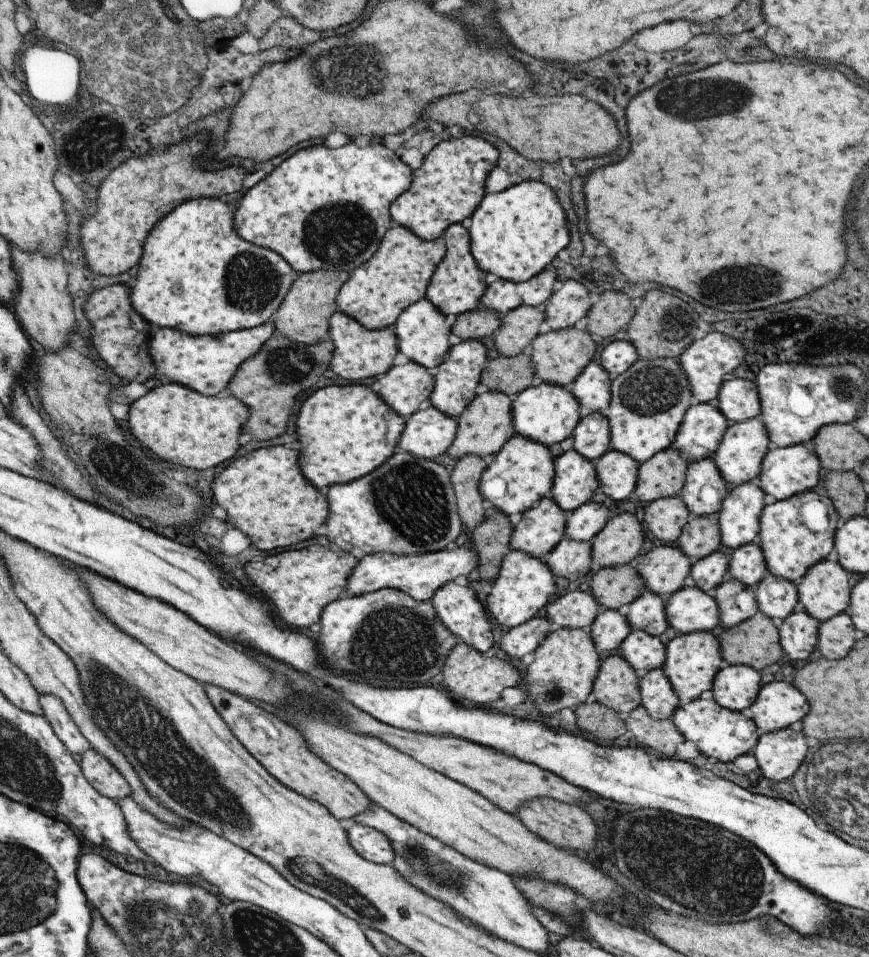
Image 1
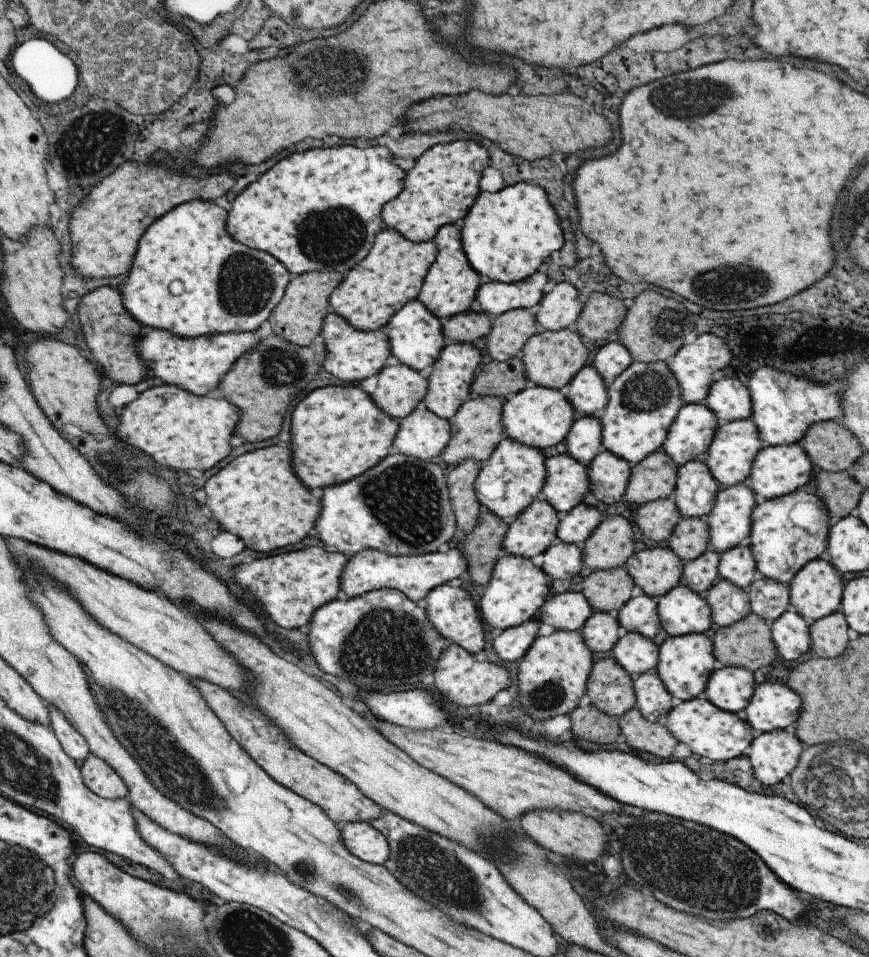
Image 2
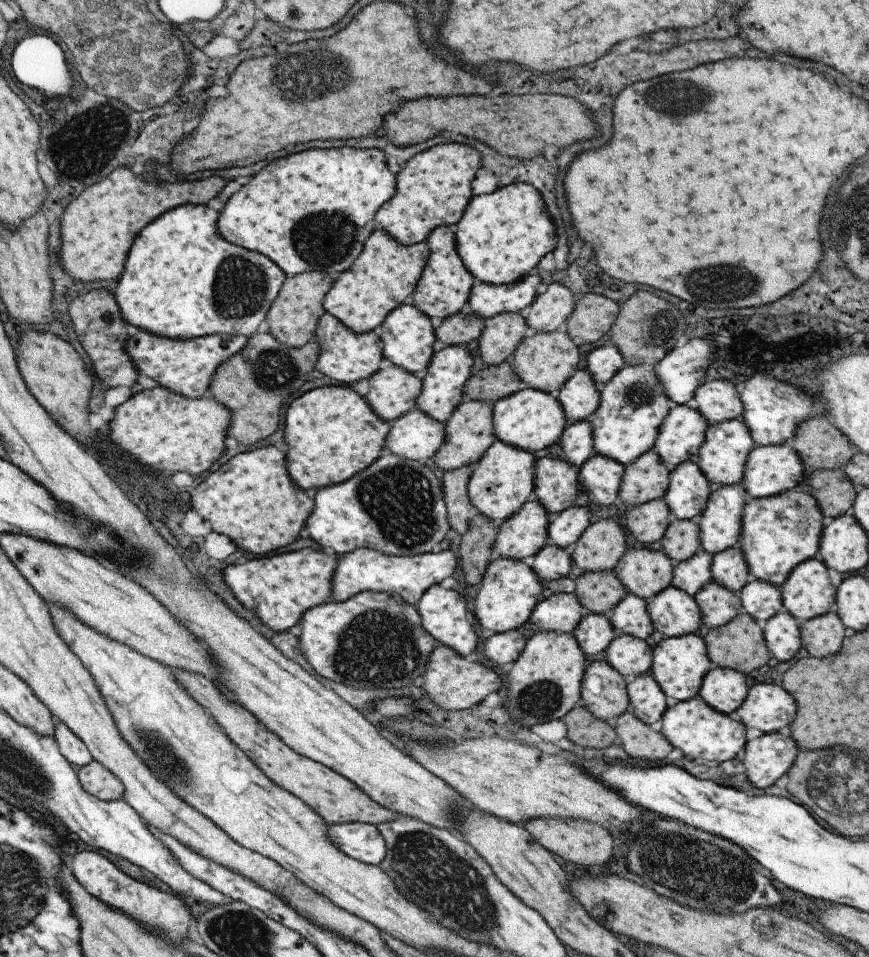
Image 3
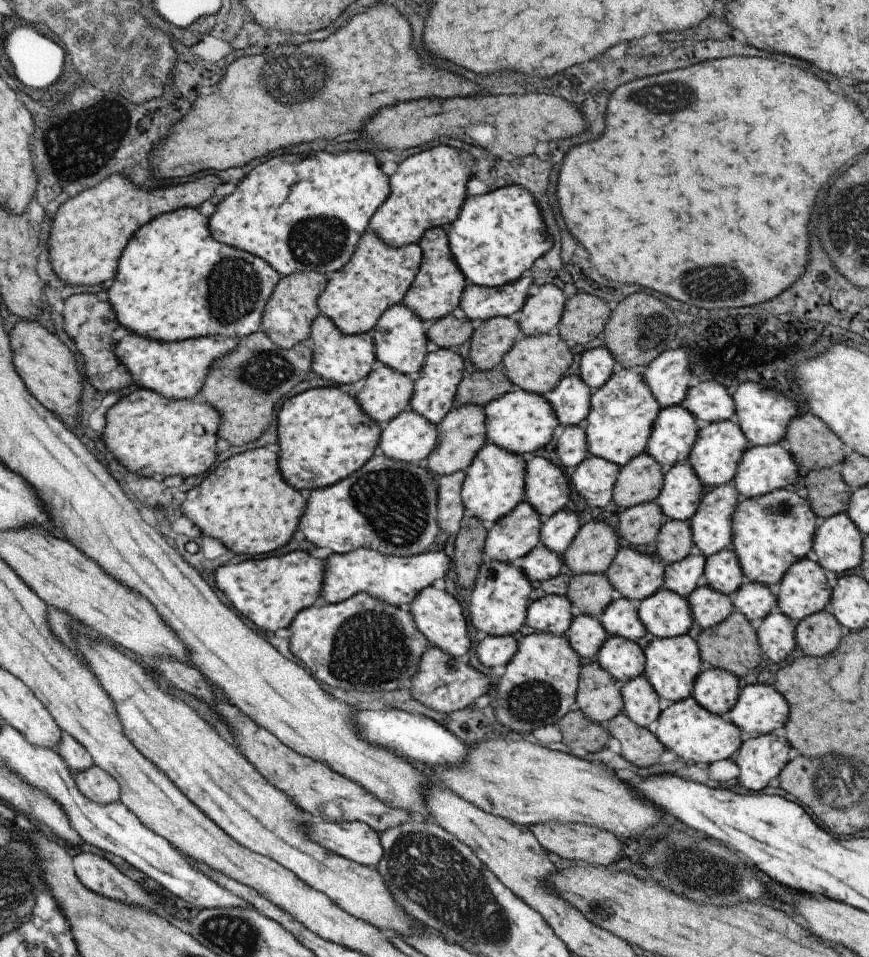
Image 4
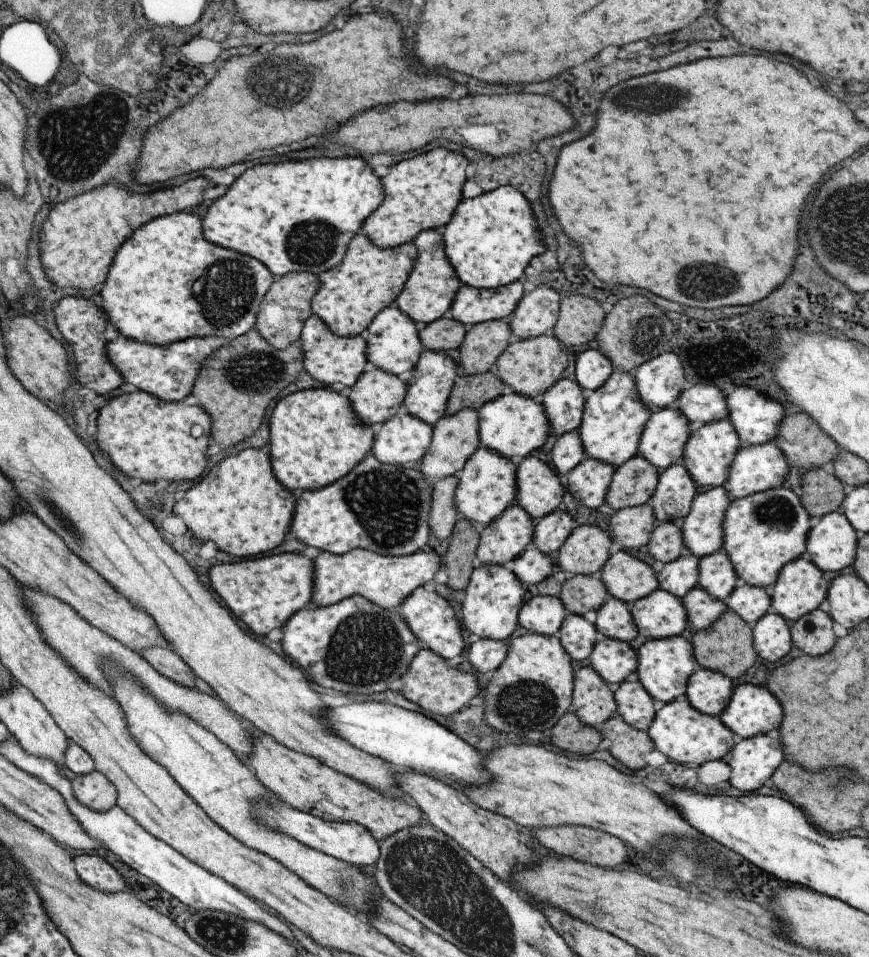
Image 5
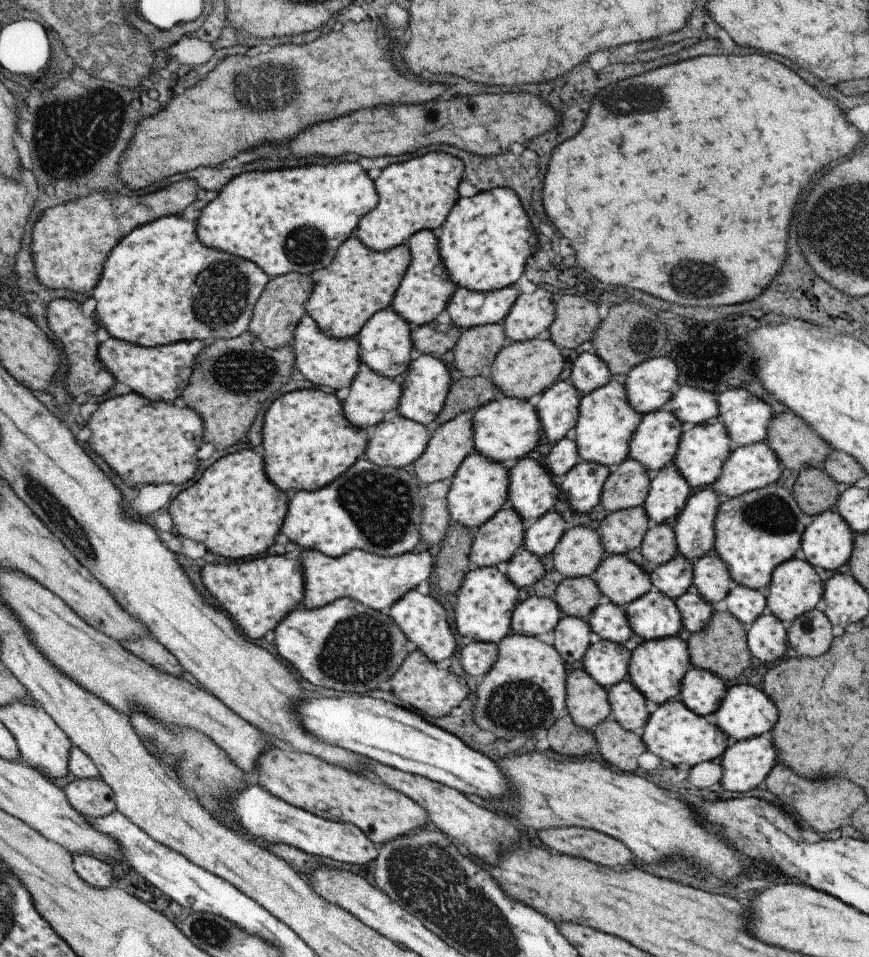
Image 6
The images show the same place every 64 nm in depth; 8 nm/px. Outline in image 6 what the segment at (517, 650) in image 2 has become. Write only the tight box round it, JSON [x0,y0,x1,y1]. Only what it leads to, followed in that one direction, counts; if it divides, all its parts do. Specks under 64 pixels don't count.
[459,641,497,678]

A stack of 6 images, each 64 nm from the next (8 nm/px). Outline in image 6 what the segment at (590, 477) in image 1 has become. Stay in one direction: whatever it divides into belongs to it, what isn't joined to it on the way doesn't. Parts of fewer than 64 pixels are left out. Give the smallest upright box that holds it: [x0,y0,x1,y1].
[507,457,560,527]

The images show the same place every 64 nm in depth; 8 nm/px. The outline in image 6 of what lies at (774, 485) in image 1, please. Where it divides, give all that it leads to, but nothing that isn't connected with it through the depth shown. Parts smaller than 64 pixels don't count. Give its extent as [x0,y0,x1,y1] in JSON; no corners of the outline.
[710,442,783,498]

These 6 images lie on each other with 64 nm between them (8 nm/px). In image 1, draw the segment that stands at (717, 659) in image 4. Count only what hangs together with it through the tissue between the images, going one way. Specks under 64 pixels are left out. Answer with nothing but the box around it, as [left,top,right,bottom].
[716,611,783,670]

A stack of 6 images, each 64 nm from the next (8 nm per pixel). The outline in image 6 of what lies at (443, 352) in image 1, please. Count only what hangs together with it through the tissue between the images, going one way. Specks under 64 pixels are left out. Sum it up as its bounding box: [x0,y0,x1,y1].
[355,306,416,379]

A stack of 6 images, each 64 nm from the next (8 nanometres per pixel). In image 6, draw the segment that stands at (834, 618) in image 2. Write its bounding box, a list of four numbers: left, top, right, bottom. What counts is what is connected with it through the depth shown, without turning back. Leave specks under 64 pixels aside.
[786,609,831,658]

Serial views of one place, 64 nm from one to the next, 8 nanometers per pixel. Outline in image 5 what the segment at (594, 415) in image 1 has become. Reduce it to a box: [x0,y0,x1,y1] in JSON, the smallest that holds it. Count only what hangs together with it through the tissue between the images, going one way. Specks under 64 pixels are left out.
[550,430,585,478]

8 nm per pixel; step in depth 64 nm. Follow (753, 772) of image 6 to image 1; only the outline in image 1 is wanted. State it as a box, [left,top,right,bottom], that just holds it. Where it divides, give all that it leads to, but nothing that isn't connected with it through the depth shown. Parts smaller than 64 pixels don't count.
[751,730,810,782]

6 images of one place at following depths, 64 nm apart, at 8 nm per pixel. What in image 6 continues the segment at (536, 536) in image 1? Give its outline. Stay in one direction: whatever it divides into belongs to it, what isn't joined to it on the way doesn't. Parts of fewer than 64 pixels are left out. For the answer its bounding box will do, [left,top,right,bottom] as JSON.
[469,507,525,567]

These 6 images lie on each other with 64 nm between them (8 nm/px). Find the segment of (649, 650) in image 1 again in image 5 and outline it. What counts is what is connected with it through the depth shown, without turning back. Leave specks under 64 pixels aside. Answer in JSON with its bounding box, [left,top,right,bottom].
[589,637,637,687]

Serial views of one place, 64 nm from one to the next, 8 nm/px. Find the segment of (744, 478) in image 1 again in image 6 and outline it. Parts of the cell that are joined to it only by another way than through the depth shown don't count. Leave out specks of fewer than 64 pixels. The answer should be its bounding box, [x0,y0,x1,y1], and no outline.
[671,420,733,491]

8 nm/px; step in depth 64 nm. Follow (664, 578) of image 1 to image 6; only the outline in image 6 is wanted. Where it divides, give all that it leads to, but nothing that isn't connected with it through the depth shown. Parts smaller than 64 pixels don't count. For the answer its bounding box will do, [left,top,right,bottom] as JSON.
[590,554,653,607]

